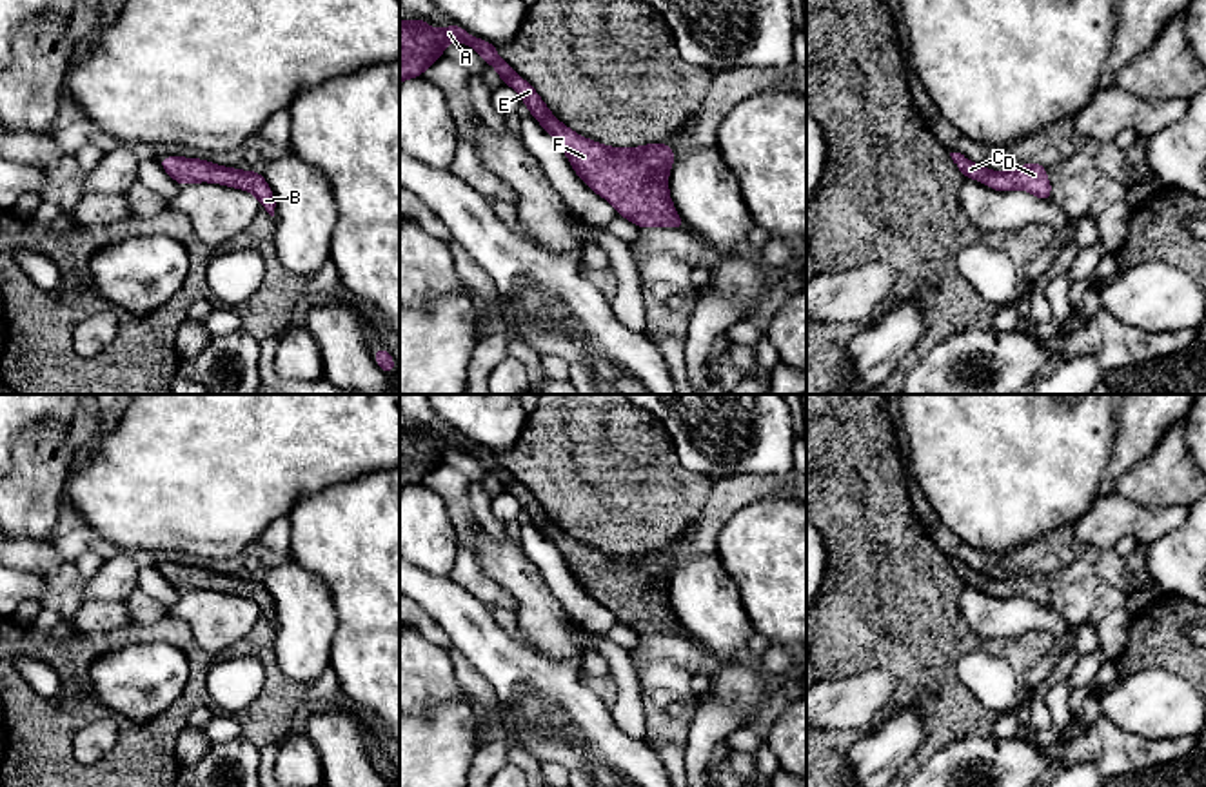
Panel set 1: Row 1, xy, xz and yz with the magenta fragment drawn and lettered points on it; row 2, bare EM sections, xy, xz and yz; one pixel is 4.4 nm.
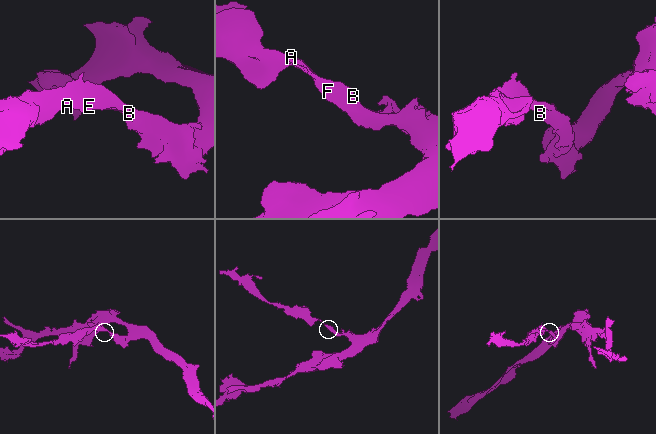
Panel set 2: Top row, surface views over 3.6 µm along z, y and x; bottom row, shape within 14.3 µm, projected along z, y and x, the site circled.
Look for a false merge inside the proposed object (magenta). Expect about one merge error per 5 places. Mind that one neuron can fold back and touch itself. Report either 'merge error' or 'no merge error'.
no merge error

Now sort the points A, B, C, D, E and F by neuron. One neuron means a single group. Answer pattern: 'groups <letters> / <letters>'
groups A B C D E F

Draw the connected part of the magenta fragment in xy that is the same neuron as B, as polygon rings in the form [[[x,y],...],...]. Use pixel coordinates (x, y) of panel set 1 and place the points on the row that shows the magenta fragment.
[[[162,156],[156,162],[180,185],[211,182],[249,191],[258,198],[262,209],[274,216],[274,194],[262,173],[216,165],[202,158]]]

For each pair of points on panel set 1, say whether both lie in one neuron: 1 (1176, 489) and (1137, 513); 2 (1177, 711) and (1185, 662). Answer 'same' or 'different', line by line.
1: different
2: different

